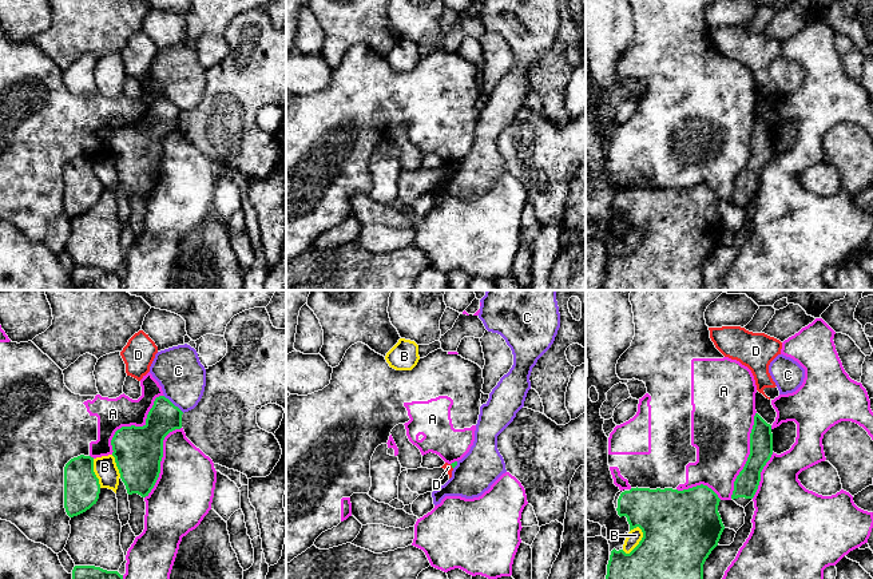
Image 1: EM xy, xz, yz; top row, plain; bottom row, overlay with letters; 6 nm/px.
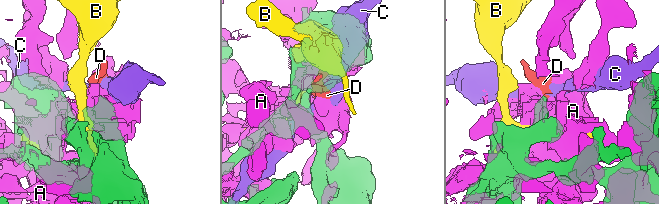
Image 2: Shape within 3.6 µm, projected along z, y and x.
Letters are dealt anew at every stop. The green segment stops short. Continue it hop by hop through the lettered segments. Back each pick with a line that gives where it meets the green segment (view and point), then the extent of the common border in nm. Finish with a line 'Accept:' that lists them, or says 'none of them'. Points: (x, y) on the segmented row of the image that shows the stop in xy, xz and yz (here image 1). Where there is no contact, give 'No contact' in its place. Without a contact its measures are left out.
Accept: none of them

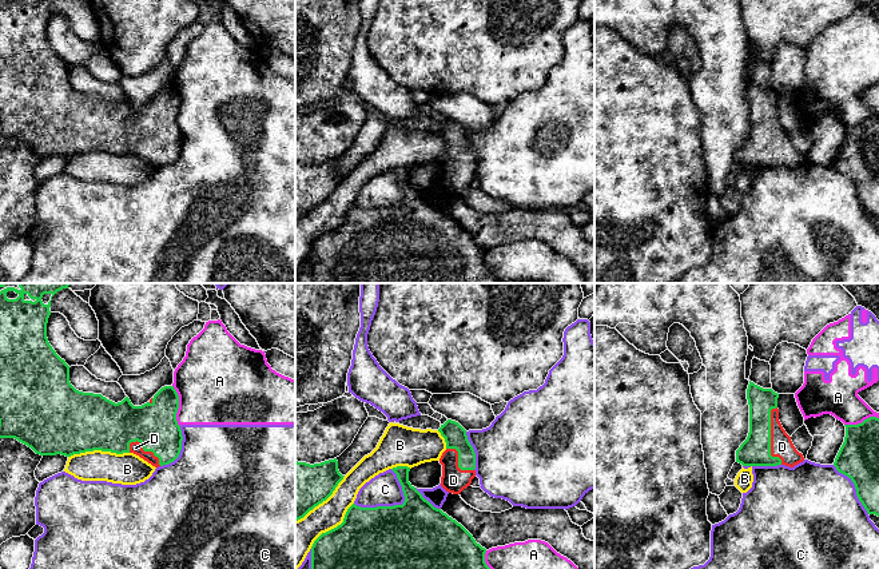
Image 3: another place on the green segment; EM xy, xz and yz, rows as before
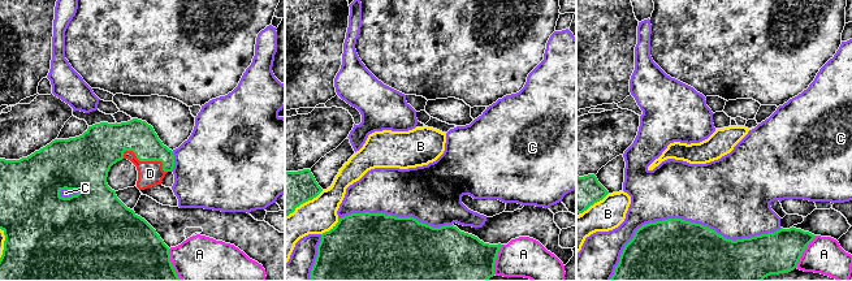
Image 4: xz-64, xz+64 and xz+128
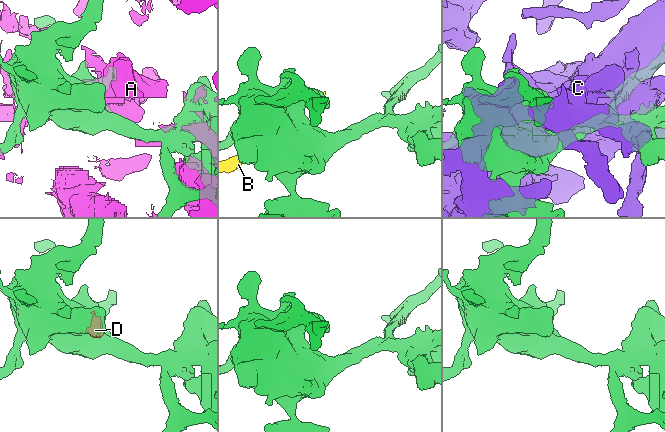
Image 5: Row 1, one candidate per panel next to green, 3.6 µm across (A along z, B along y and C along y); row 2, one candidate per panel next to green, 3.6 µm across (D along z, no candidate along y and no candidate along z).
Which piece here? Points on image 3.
D: Touches green at yz (770, 437). Shared border 360 nm
Accept: D

